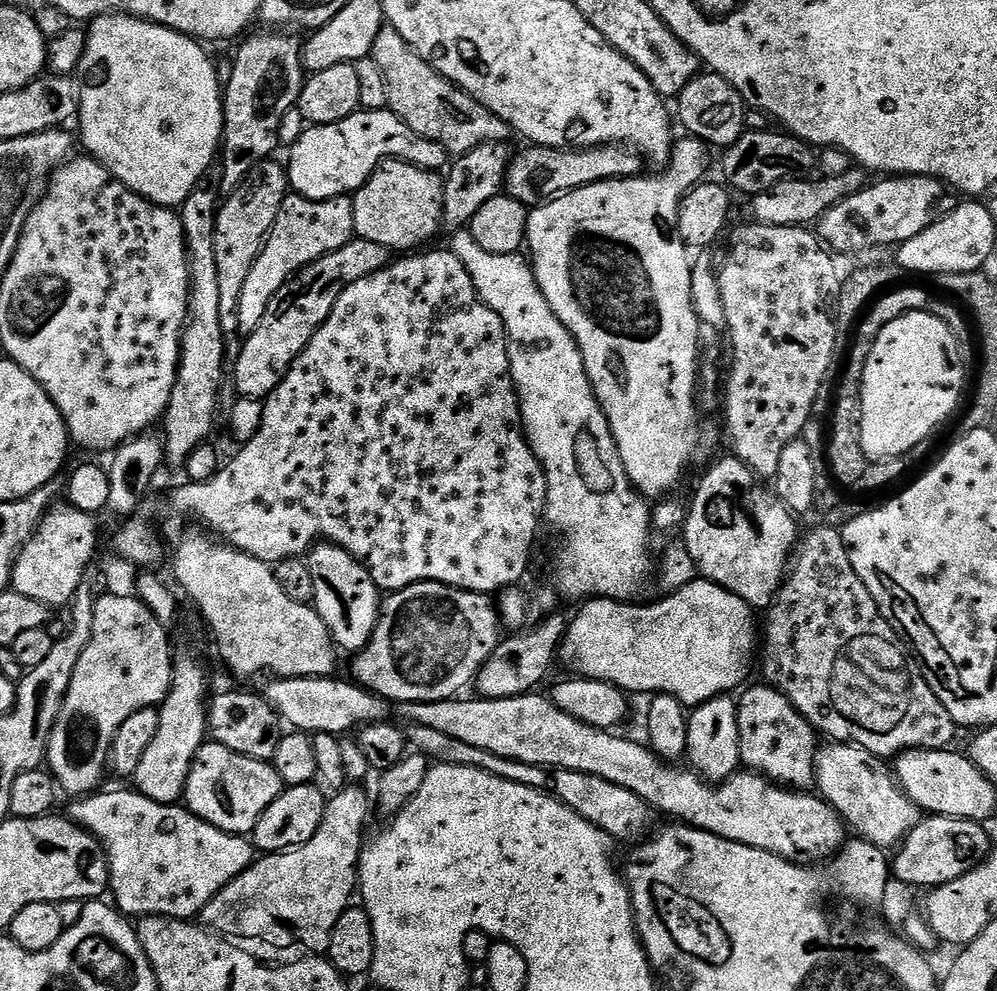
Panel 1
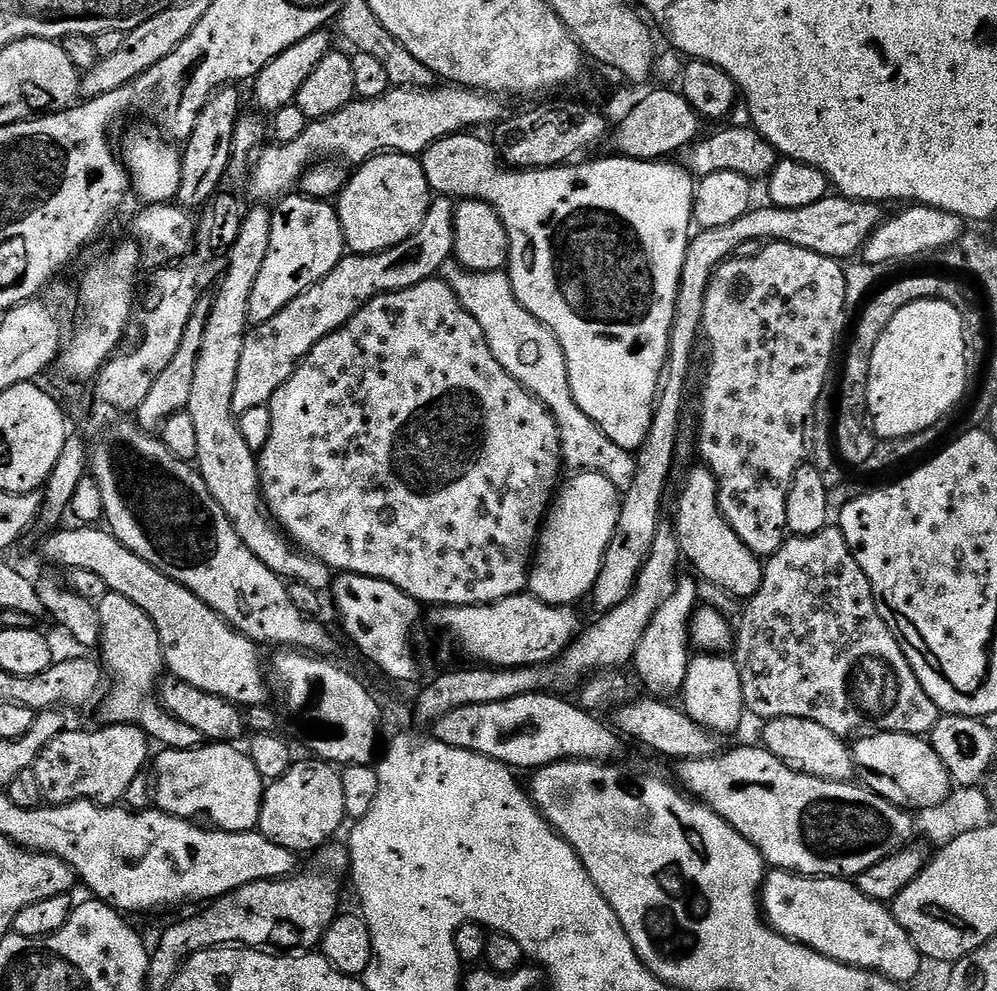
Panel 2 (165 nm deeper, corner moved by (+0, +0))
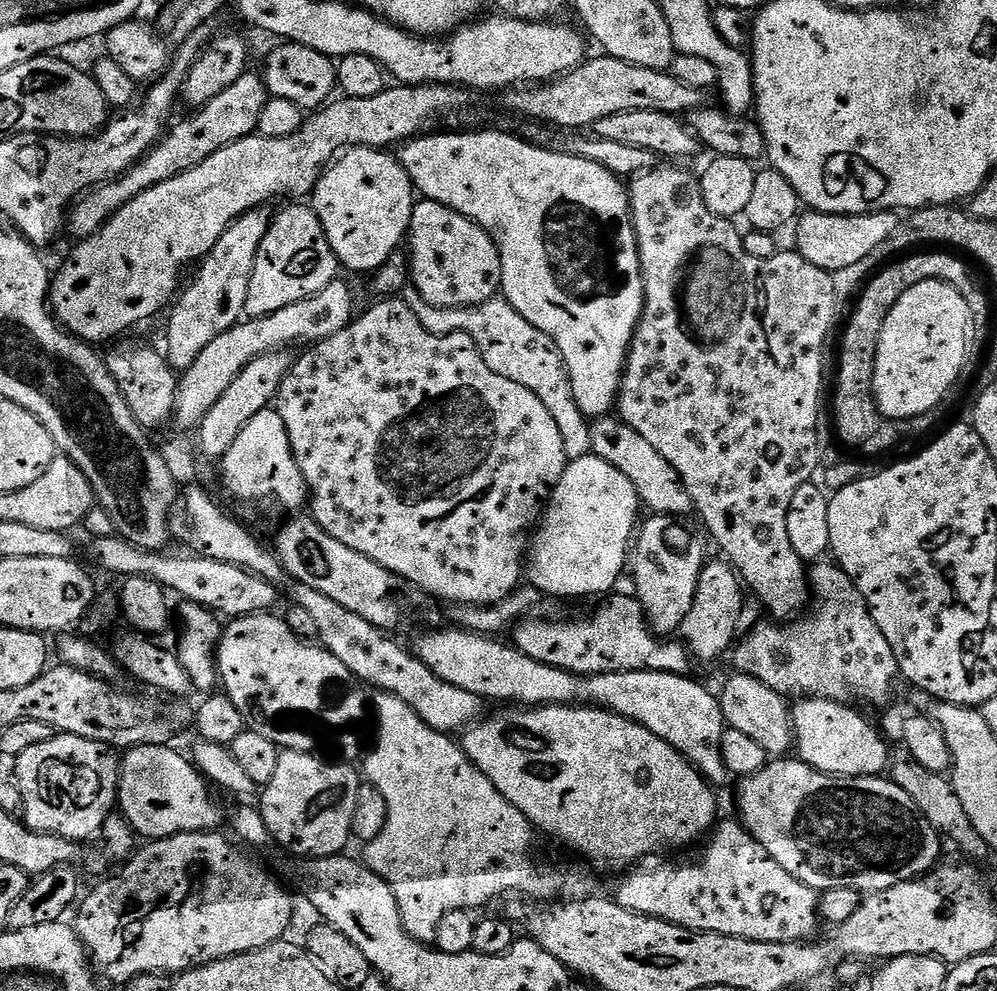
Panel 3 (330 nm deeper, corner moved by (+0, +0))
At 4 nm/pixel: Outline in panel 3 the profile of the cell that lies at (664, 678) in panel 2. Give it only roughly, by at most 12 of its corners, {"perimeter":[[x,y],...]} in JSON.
{"perimeter":[[683,519],[643,521],[630,564],[648,627],[683,629],[706,563]]}

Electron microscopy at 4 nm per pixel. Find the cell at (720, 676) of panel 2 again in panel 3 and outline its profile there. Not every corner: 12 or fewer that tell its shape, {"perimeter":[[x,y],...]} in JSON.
{"perimeter":[[705,563],[684,619],[697,661],[737,639],[742,581],[731,564]]}

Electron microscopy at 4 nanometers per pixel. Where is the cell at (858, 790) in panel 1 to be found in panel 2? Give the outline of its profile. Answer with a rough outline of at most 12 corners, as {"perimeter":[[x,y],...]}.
{"perimeter":[[806,718],[763,727],[763,747],[790,770],[848,782],[849,745]]}

